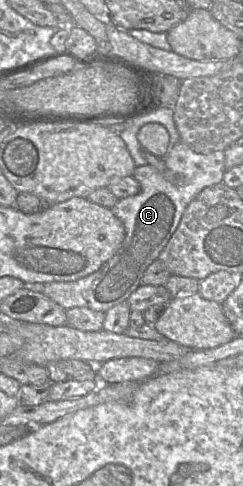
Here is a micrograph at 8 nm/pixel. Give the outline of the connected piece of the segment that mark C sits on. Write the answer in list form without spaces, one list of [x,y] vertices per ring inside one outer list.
[[[179,141],[163,158],[167,167],[164,172],[160,173],[149,164],[136,167],[132,176],[139,182],[140,192],[119,199],[111,209],[125,228],[124,240],[114,256],[96,272],[76,281],[38,283],[44,287],[43,293],[66,311],[86,307],[106,313],[126,301],[141,285],[146,269],[158,259],[170,241],[191,201],[205,188],[223,181],[224,150],[200,154]]]

